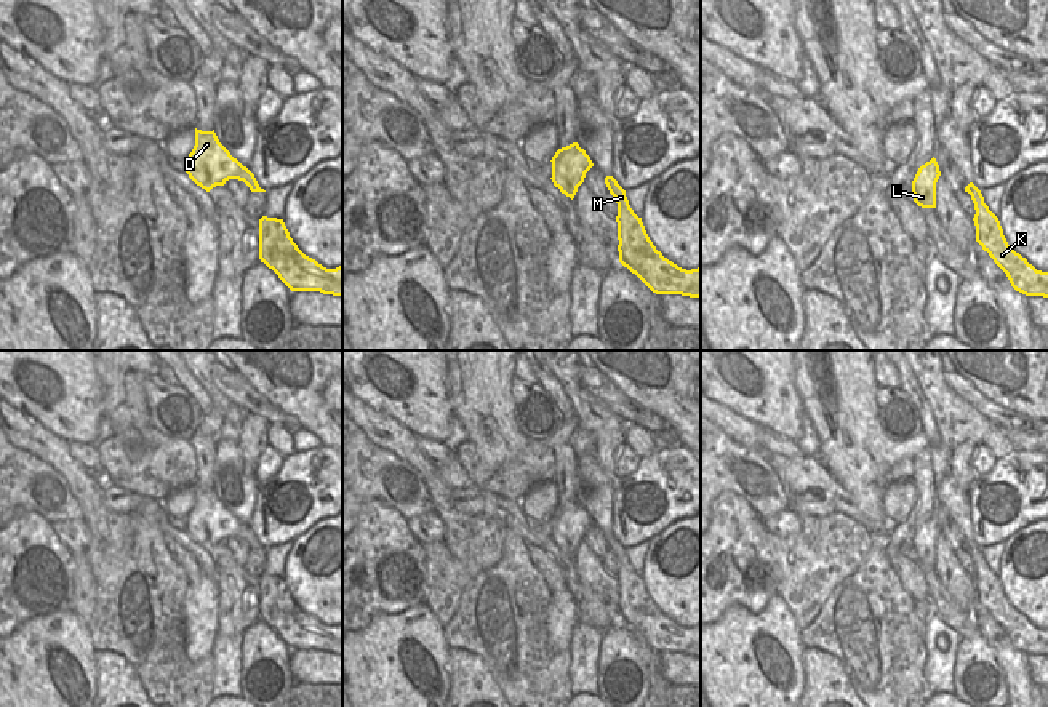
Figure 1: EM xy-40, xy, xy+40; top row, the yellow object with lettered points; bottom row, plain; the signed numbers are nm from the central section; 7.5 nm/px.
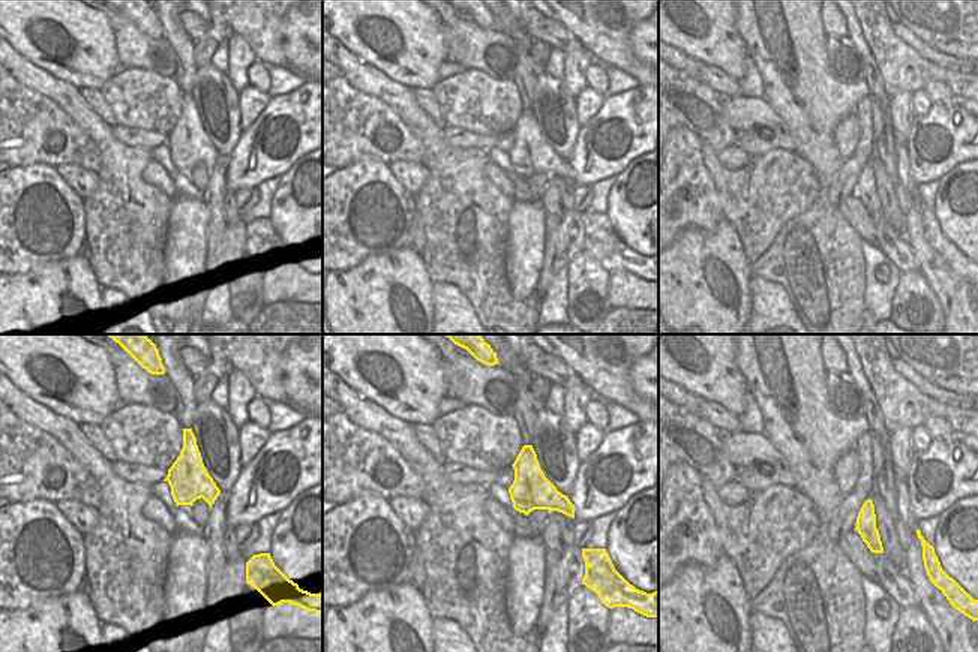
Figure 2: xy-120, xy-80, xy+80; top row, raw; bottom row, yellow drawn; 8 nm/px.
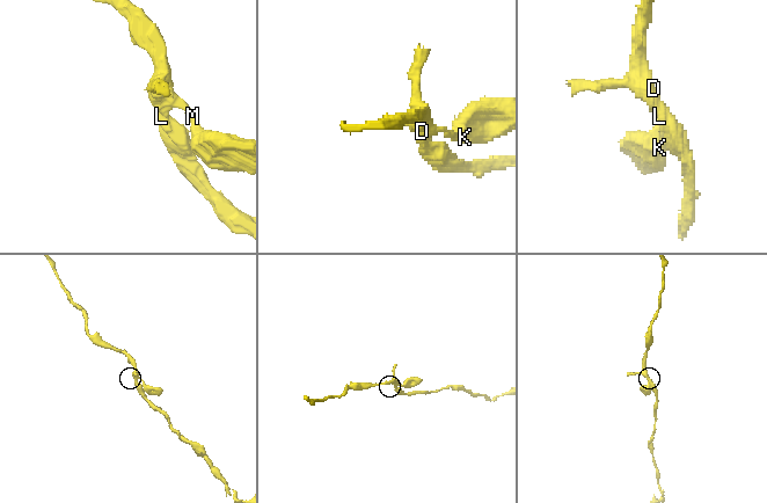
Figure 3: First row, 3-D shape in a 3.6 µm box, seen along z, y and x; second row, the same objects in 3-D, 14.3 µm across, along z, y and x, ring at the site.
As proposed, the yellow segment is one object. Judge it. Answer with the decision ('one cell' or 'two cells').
one cell

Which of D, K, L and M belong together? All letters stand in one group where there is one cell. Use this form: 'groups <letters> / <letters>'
groups D K L M

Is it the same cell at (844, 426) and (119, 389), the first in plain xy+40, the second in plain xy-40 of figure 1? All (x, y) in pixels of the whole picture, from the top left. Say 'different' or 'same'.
same

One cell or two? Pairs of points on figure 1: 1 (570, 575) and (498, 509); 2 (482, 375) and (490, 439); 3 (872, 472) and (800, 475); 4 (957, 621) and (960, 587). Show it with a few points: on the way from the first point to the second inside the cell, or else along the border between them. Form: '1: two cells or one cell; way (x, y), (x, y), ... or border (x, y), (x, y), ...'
1: one cell; way (557, 555), (517, 522)
2: one cell; way (482, 391), (482, 402), (490, 423)
3: two cells; border (818, 458), (858, 501)
4: two cells; border (938, 575), (951, 599), (970, 615)

